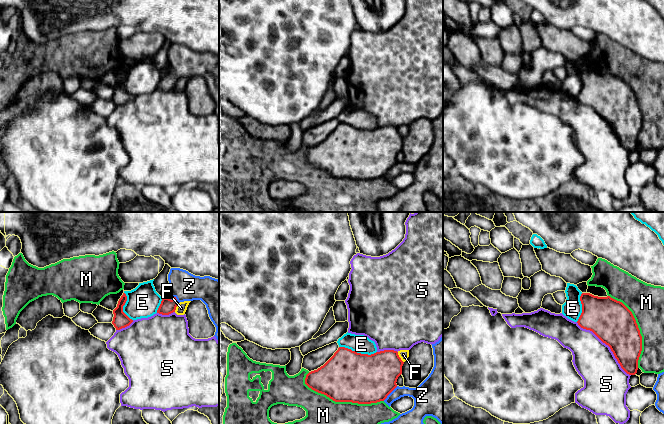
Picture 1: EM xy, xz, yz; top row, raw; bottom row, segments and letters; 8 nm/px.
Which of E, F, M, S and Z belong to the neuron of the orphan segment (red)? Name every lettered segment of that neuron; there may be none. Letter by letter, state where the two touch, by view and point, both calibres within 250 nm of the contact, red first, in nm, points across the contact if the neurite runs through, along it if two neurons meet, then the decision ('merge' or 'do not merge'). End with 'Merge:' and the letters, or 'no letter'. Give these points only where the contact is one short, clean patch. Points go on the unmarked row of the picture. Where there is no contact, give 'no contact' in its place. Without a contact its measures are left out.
E: contact xz (358, 129); calibres 420 and 140 nm; border xz (339, 122), (344, 122), (361, 129), (373, 130), (376, 128); do not merge
F: contact xz (399, 133); calibres 340 and 80 nm; do not merge
M: contact xz (342, 177); calibres 420 and 500 nm; do not merge
S: contact yz (607, 120); calibres 340 and 320 nm; do not merge
Z: contact xz (390, 168); calibres 400 and 140 nm; merge
Merge: Z

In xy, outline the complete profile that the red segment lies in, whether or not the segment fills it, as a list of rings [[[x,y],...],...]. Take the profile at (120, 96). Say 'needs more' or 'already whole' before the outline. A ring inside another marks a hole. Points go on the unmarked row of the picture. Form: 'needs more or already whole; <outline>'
already whole; [[[125,69],[121,72],[121,74],[118,77],[117,83],[113,86],[113,97],[112,100],[116,104],[116,106],[120,106],[122,104],[125,104],[129,102],[133,96],[130,95],[124,88],[123,88],[123,82],[125,81],[127,77],[127,72]]]

